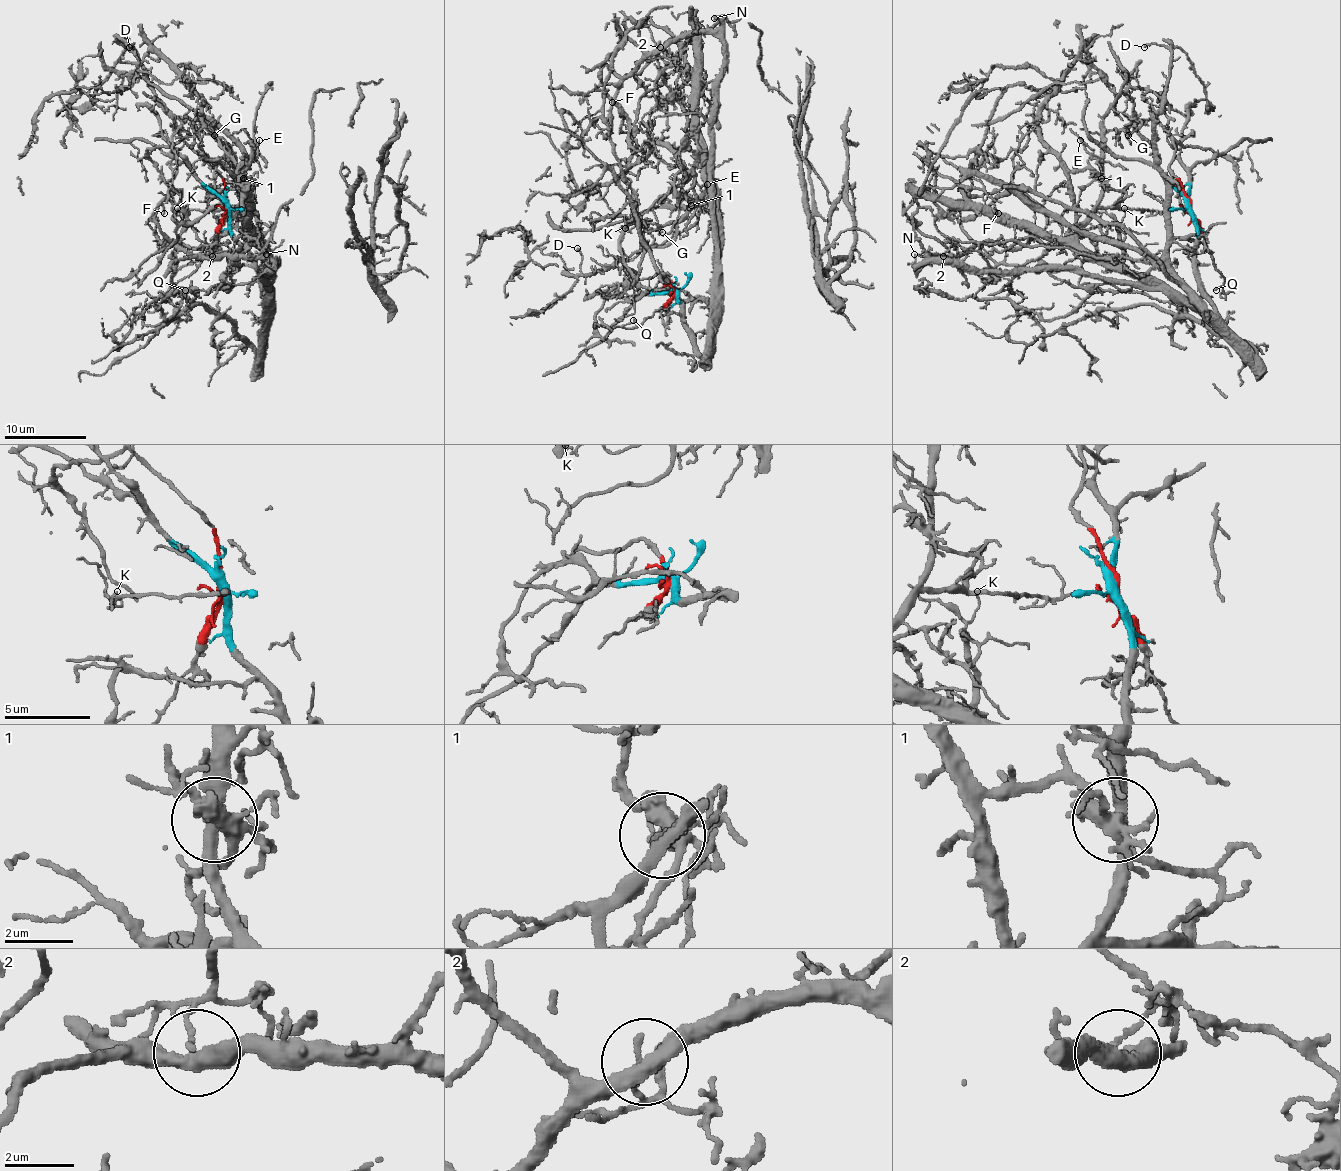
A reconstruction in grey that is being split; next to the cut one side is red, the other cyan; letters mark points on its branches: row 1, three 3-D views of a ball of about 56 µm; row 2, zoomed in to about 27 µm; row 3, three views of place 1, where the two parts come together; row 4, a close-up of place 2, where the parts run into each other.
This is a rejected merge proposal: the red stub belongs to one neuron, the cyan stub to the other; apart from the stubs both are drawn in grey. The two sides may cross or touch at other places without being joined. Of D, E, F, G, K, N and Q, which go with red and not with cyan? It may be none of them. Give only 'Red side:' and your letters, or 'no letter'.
Red side: D, G, Q

